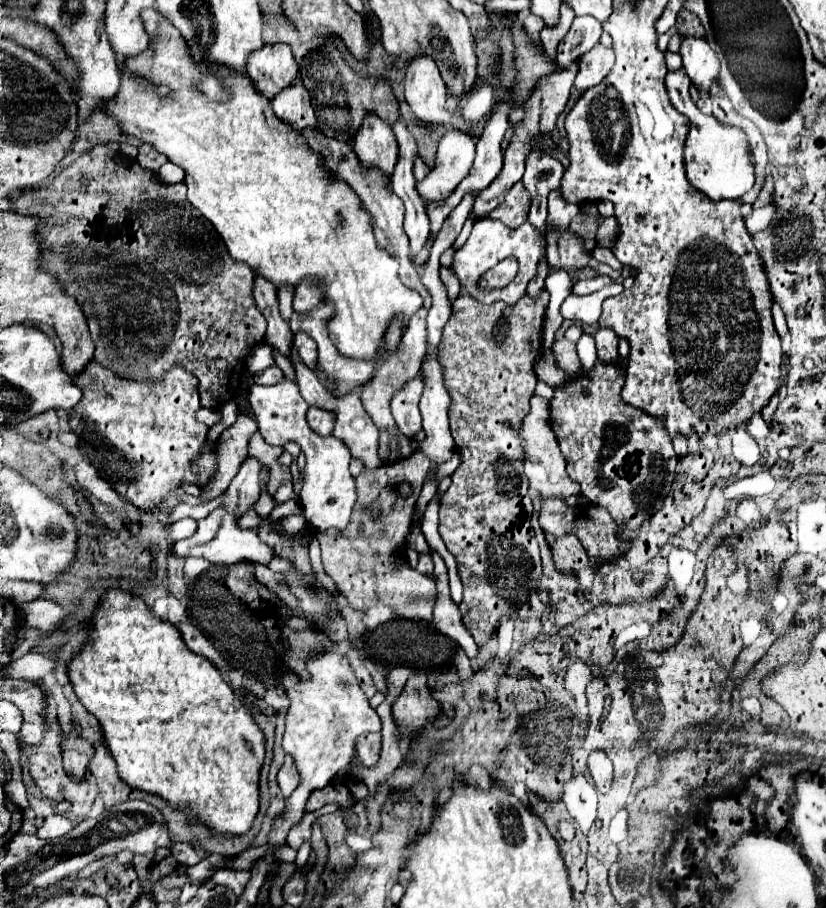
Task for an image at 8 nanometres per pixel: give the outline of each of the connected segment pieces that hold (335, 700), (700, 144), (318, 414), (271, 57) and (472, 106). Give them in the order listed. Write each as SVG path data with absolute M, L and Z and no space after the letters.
M330 639L330 643L332 645L328 649L312 655L306 661L310 679L298 679L292 687L286 689L290 707L286 713L282 749L294 757L302 781L298 789L292 793L284 813L274 821L274 829L268 839L270 845L284 845L290 827L298 823L304 815L308 795L318 787L326 787L338 771L348 767L356 737L360 733L380 731L380 717L374 709L370 709L368 697L360 689L346 653L342 653L338 641Z
M684 69L668 71L666 89L672 105L690 119L690 131L684 145L684 167L690 185L714 201L720 199L740 199L754 185L754 165L750 161L748 141L744 133L736 127L720 125L712 115L704 115L688 95L690 79Z
M310 407L306 413L306 419L312 431L316 431L318 435L330 435L334 429L334 421L336 421L332 411L326 411L320 407Z
M266 43L264 47L248 55L246 69L254 79L258 91L272 99L272 95L276 95L278 91L296 81L300 67L292 55L290 45Z
M482 83L470 97L470 101L462 103L462 115L470 123L472 129L476 129L478 121L492 109L494 99L492 99L492 87L488 83Z

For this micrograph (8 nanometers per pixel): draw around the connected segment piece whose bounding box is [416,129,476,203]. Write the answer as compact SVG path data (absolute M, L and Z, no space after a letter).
M446 131L440 139L436 163L424 181L418 181L418 191L424 203L448 197L456 185L468 175L474 161L476 139L464 131Z

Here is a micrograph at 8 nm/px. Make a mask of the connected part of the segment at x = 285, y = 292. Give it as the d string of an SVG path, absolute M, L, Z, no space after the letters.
M280 285L278 287L280 315L282 315L284 321L290 321L290 317L292 317L292 297L294 297L294 289L290 285Z

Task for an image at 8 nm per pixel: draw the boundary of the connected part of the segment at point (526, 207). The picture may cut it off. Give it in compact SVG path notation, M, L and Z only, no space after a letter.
M518 181L506 195L506 199L494 209L490 211L490 219L498 219L502 223L506 223L508 227L520 227L526 219L528 219L528 211L530 211L532 199L530 193L526 191L526 187L522 185L522 181Z

